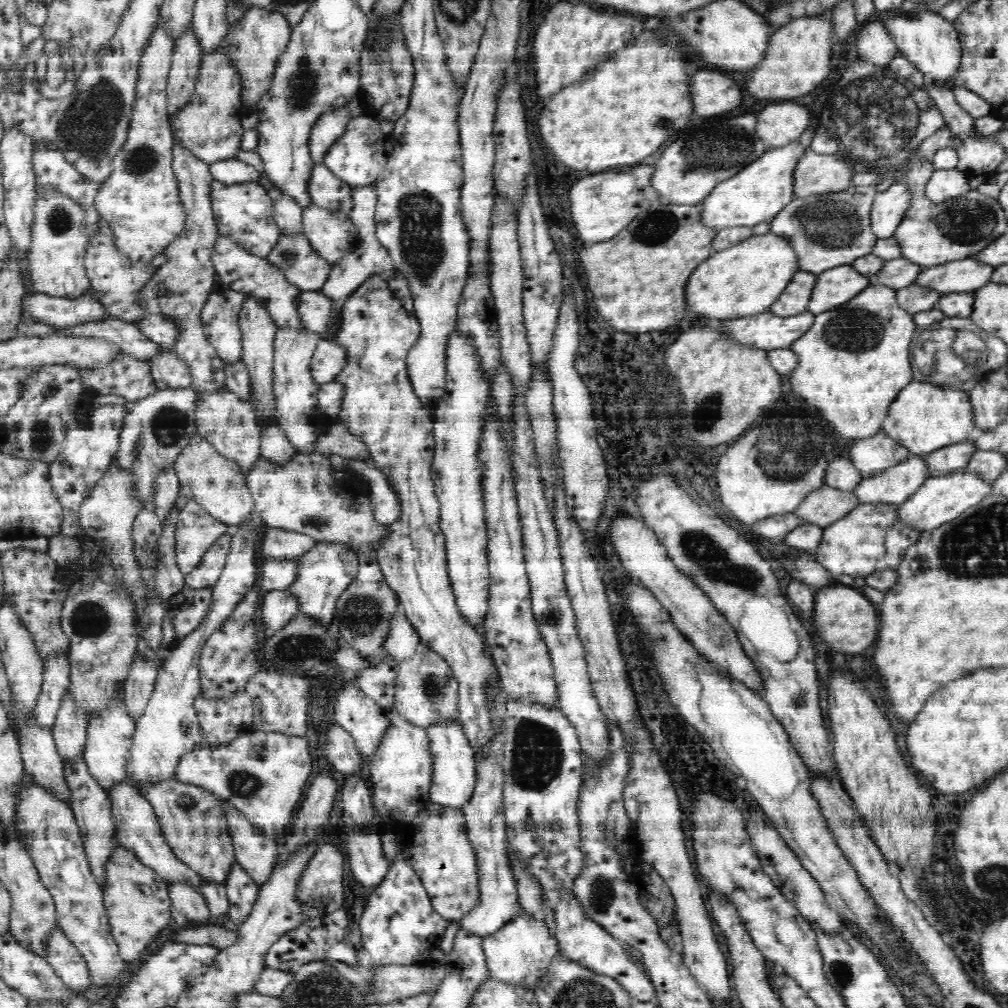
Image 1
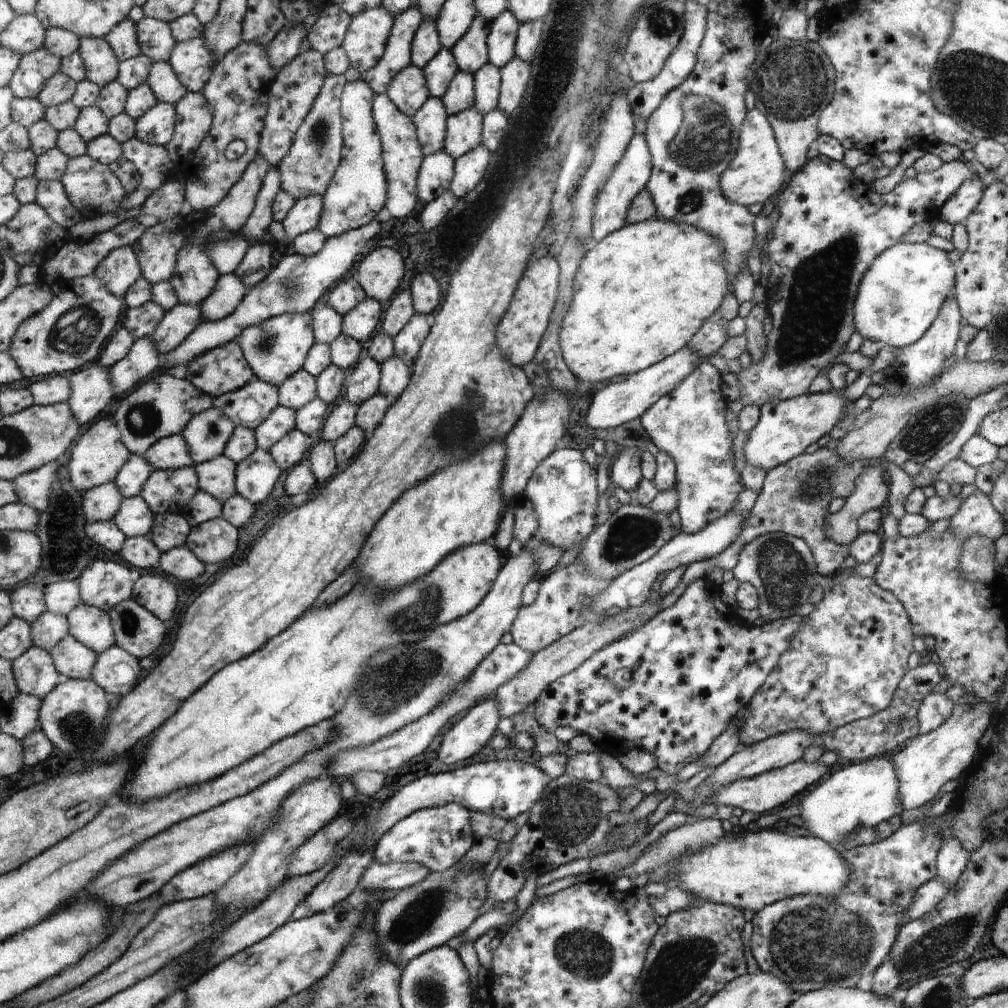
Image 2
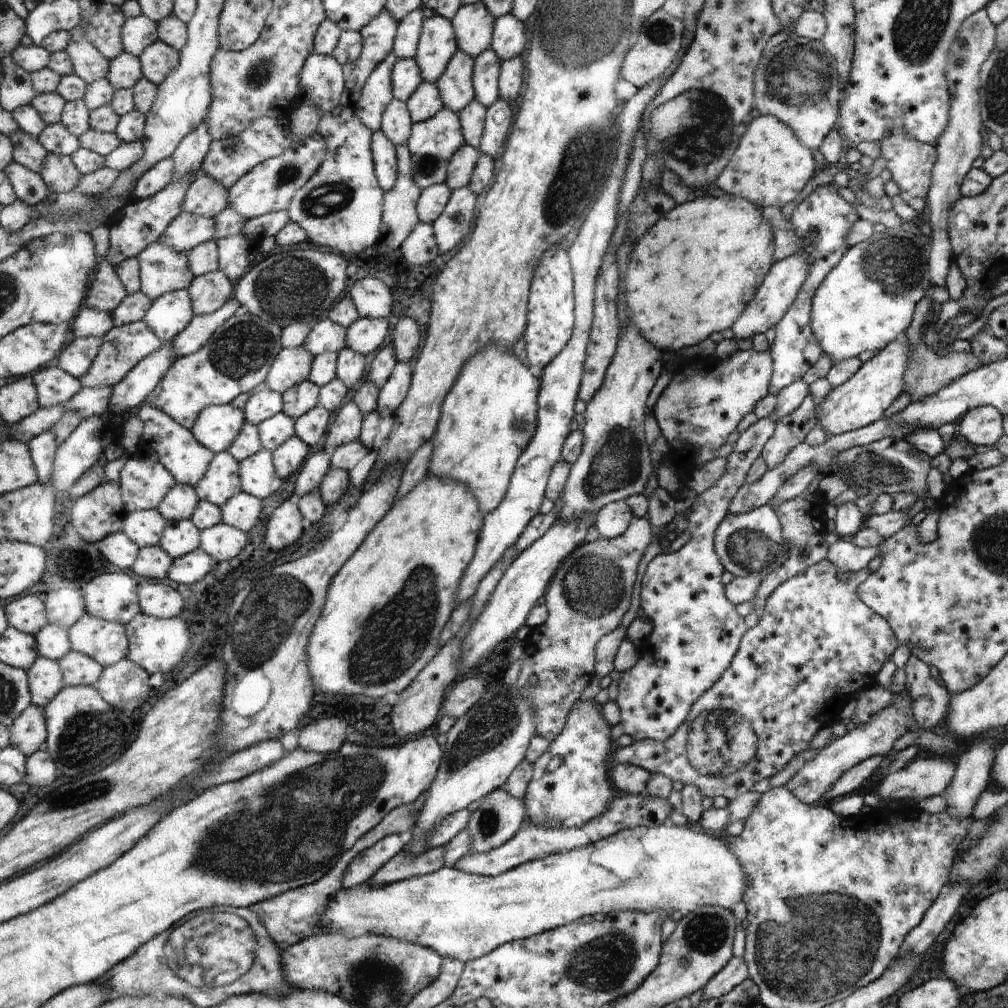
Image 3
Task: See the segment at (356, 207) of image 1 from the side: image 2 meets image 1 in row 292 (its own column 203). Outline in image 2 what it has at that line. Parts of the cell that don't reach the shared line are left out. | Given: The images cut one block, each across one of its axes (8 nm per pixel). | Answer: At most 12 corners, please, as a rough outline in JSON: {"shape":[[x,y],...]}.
{"shape":[[374,217],[284,256],[238,311],[204,321],[163,358],[172,367],[283,314],[312,313],[379,232]]}

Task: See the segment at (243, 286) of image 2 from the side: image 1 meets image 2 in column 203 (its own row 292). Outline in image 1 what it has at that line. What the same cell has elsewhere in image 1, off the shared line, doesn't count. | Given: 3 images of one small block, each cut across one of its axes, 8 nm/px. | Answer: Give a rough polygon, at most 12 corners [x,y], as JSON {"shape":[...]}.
{"shape":[[303,291],[299,311],[307,332],[322,336],[336,320],[334,300]]}

